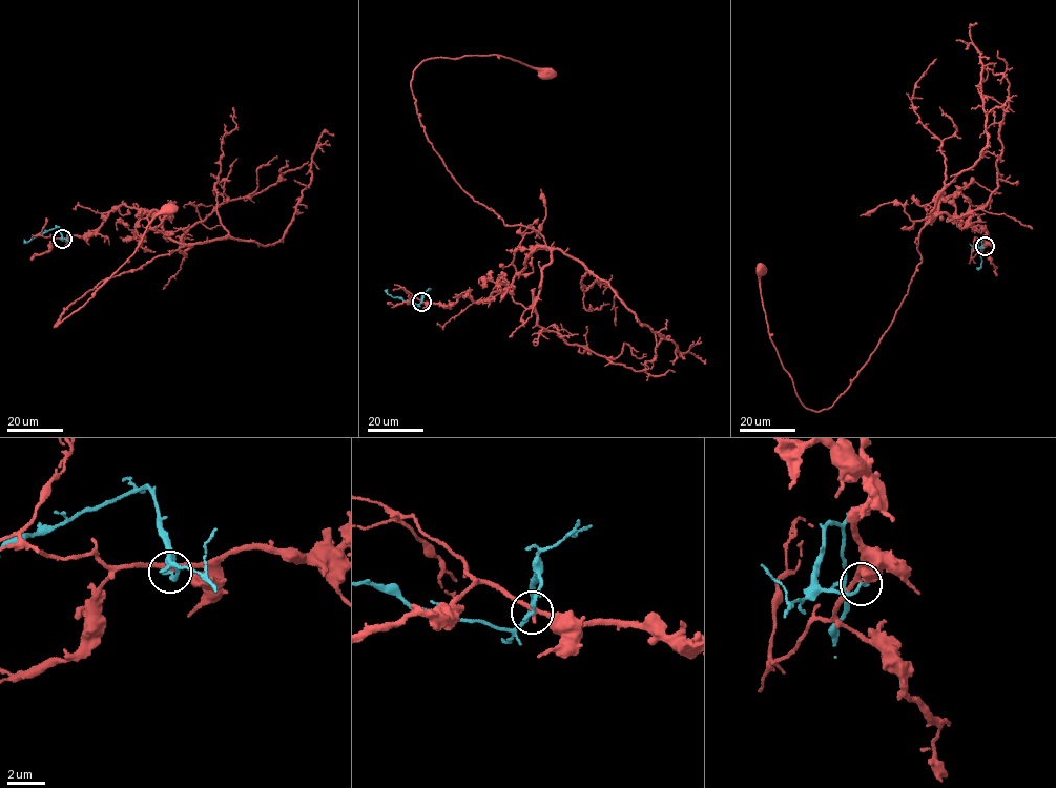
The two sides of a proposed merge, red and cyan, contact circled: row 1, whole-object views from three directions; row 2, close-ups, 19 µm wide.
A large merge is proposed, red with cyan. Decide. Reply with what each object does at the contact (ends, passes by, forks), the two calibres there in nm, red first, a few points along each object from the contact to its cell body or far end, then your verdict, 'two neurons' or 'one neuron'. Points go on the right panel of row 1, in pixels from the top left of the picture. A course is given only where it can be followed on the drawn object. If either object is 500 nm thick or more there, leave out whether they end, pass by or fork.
red passes by | cyan ends | 260/200 nm | red via (985, 246), (965, 196), (937, 196), (892, 320), (851, 385), (816, 411), (799, 399), (770, 338), (761, 269) | cyan via (985, 247), (977, 246), (980, 237), (982, 262), (977, 268) | two neurons

